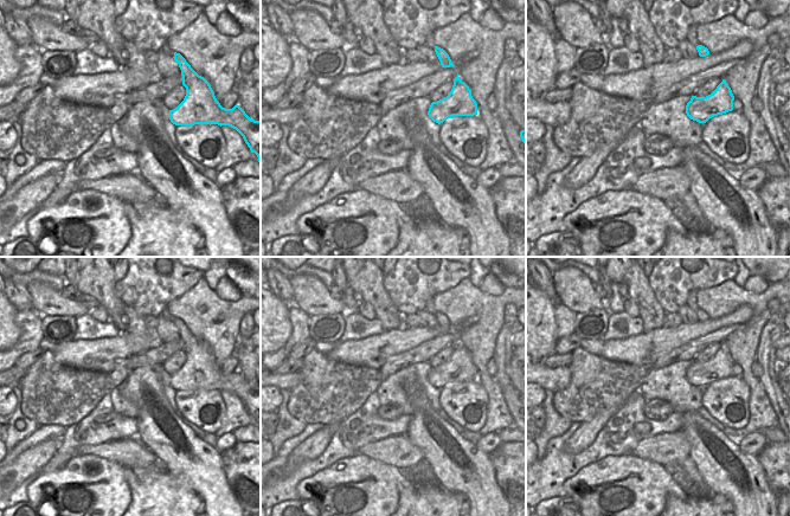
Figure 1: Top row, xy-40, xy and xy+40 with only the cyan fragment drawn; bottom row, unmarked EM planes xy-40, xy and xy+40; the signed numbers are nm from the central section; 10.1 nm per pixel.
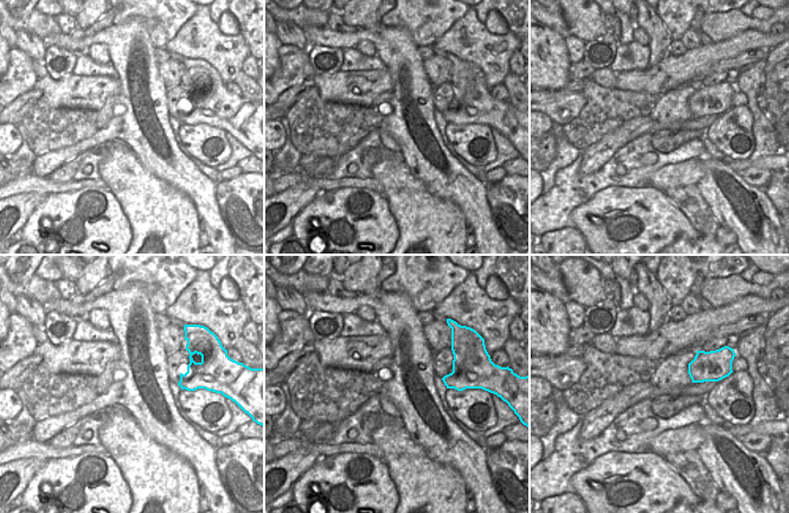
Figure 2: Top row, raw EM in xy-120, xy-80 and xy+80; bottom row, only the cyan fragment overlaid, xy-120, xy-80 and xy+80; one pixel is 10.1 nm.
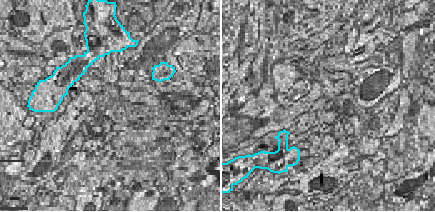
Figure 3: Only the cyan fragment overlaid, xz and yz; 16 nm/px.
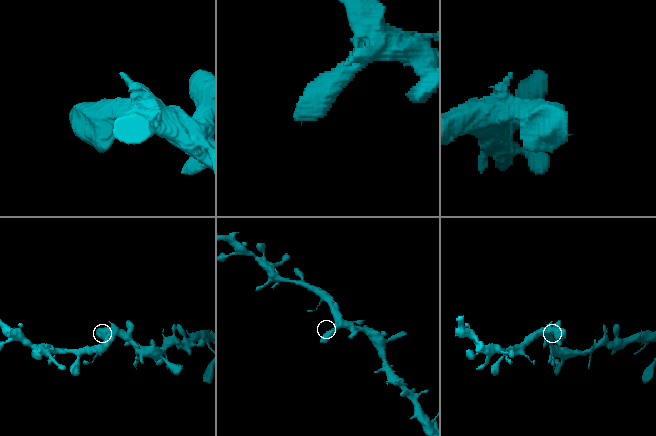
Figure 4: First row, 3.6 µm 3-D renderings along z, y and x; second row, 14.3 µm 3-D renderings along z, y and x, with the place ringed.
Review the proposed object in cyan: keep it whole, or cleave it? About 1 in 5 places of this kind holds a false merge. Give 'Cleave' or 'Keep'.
Keep

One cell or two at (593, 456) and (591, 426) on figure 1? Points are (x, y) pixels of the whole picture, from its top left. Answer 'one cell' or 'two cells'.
two cells

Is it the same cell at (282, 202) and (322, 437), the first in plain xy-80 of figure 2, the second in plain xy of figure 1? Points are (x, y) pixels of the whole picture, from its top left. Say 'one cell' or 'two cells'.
one cell

